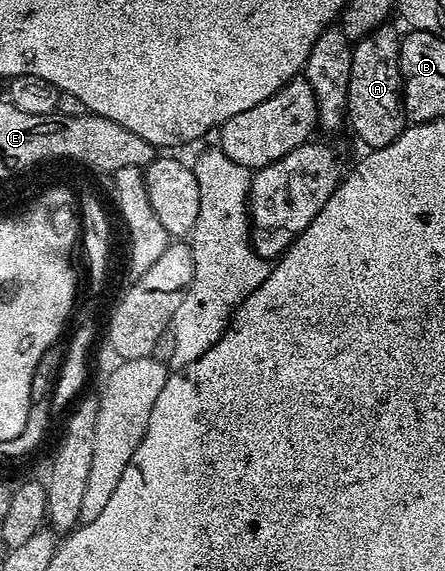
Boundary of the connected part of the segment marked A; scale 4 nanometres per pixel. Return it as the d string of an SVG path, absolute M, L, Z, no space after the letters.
M378 26L352 46L352 76L346 93L346 118L355 136L370 150L392 144L392 140L396 140L396 136L400 136L408 125L402 101L402 73L398 67L402 43L400 34L392 26Z

